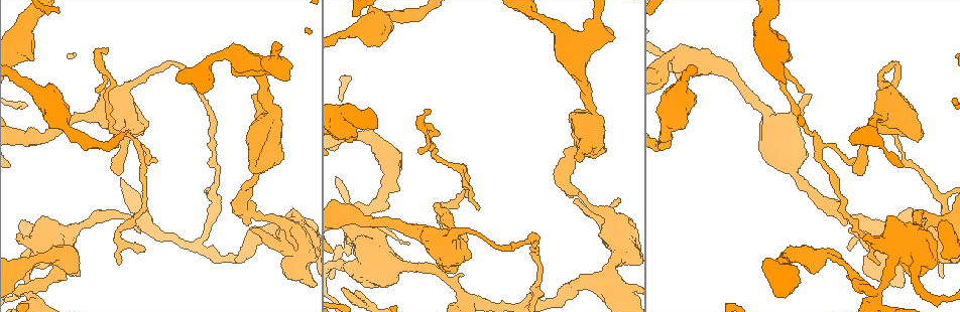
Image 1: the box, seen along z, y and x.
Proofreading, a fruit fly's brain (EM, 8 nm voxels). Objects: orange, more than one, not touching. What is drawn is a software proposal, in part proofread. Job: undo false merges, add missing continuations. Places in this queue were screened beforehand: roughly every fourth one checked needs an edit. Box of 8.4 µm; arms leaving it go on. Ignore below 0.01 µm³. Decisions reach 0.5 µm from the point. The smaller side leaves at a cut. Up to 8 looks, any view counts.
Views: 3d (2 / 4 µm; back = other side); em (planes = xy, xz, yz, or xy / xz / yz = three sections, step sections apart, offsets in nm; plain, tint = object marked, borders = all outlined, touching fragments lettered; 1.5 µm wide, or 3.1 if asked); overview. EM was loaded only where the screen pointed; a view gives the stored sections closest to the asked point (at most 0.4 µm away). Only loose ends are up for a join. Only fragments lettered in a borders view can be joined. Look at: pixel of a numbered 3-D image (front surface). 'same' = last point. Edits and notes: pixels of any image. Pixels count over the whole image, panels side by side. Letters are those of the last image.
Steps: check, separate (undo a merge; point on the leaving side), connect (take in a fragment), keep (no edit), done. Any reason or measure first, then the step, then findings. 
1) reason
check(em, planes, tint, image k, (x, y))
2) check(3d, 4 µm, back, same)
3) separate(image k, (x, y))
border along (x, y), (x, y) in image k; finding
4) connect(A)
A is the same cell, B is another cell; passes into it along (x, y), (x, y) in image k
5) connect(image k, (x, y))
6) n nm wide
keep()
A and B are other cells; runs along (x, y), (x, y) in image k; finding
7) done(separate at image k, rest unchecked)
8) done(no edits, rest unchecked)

check(3d, 4 µm, image 1, (538, 295))

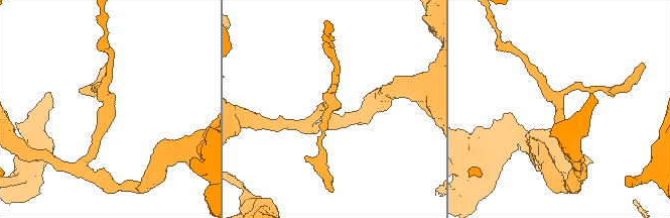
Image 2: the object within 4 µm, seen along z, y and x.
check(em, planes, borders, image 2, (557, 99))

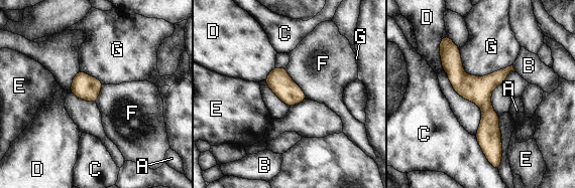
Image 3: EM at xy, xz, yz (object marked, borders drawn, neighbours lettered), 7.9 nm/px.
190 nm wide
keep()
A, B, C, D, E, F and G are other cells; runs along (450, 44), (455, 72), (488, 112), (492, 153) in image 3; one neuron here

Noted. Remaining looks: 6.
free end
check(3d, 2 µm, image 1, (812, 95))

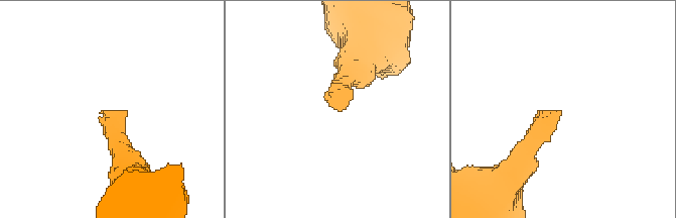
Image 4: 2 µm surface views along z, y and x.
check(em, xy, step 4, tint, image 4, (341, 111))

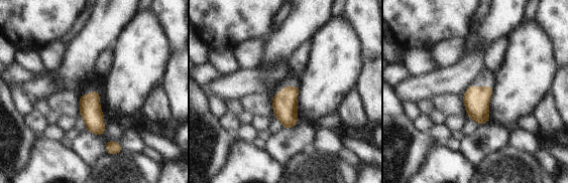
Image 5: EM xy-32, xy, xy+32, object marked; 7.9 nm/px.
check(em, xz, step 8, borders, same)

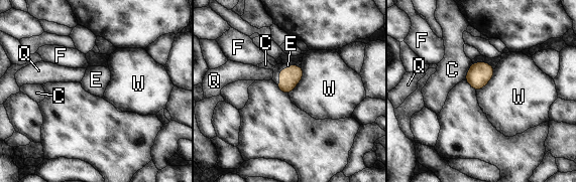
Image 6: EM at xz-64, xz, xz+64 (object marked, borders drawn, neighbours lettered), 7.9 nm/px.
160 nm wide
connect(E)
E is the same cell, C, F, Q and W are other cells; passes into it along (290, 77), (278, 72), (278, 67) in image 6; the neuron continues

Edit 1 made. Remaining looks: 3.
done(connect at image 6, rest unchecked)

